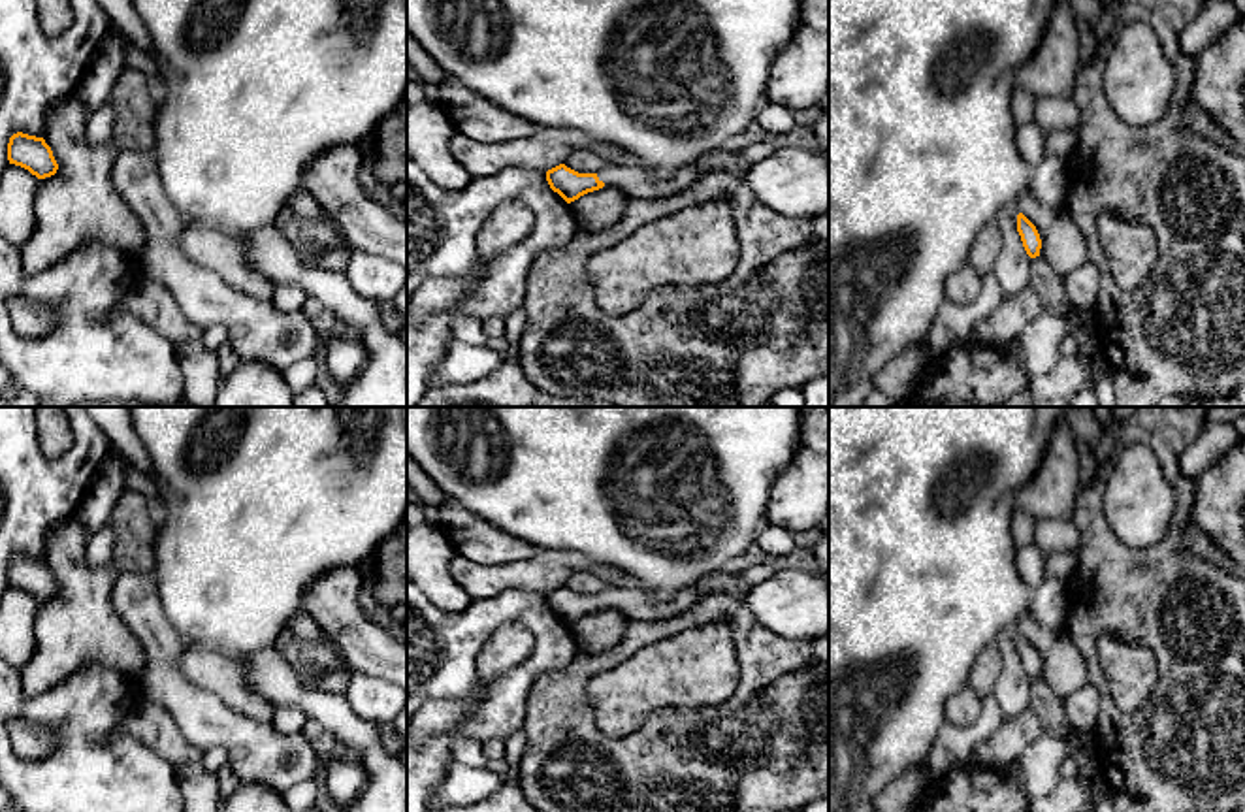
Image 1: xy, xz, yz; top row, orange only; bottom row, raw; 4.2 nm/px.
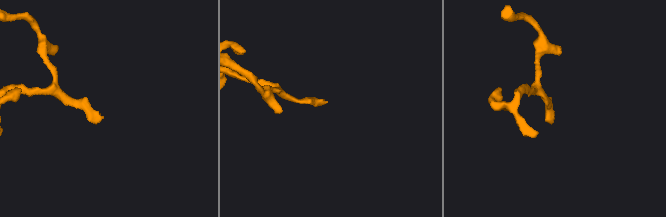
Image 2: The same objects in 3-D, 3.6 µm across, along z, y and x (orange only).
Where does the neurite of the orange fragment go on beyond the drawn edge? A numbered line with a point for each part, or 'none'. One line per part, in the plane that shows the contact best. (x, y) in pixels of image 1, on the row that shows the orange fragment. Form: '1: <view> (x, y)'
1: xz (631, 179)

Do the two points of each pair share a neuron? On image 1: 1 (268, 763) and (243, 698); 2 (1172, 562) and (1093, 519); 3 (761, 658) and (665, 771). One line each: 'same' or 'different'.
1: different
2: same
3: same

